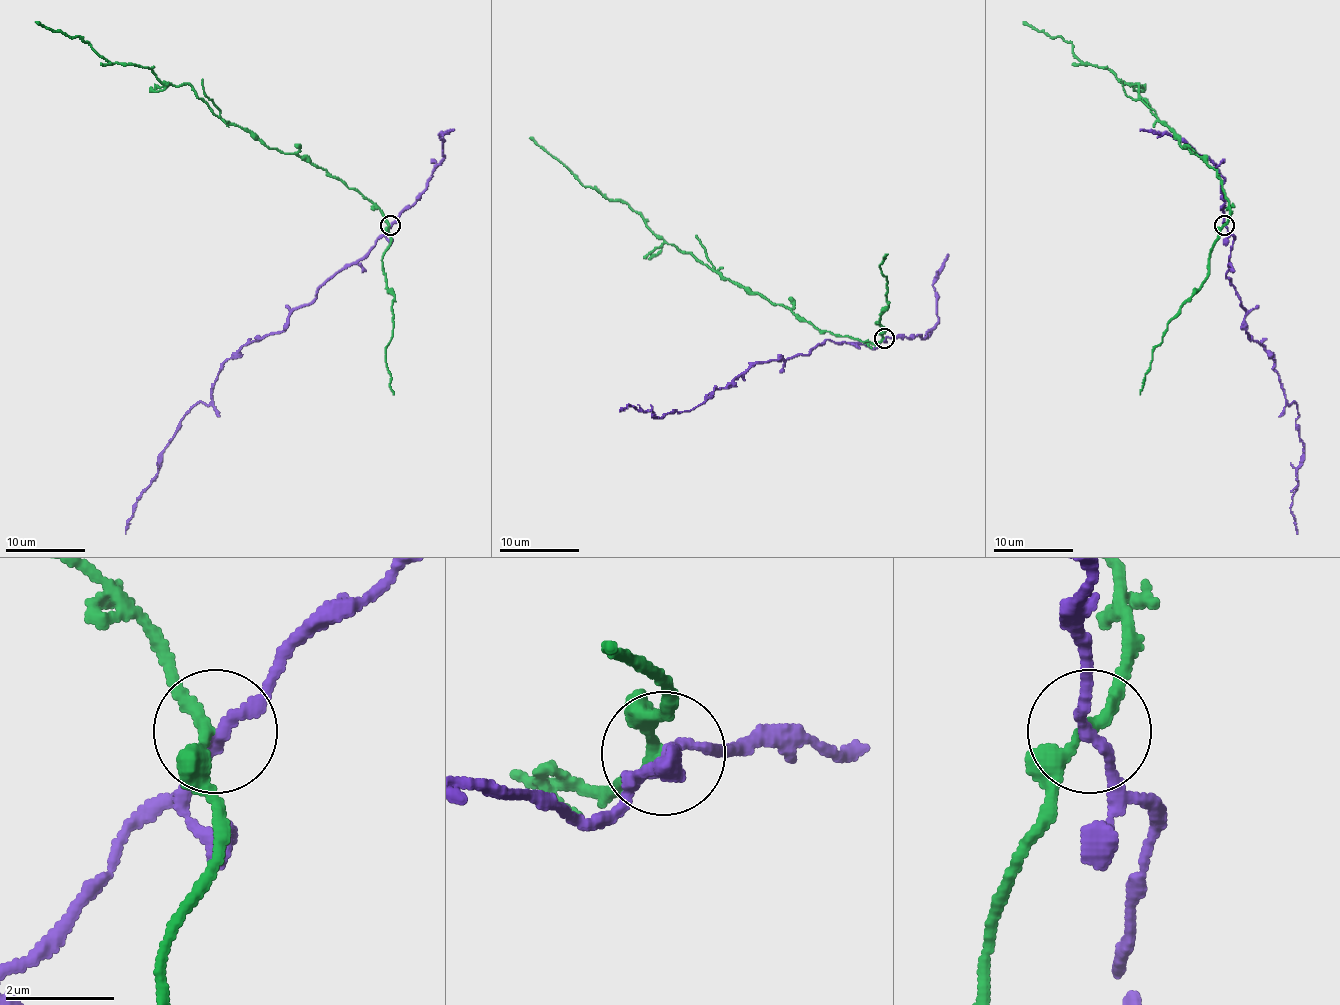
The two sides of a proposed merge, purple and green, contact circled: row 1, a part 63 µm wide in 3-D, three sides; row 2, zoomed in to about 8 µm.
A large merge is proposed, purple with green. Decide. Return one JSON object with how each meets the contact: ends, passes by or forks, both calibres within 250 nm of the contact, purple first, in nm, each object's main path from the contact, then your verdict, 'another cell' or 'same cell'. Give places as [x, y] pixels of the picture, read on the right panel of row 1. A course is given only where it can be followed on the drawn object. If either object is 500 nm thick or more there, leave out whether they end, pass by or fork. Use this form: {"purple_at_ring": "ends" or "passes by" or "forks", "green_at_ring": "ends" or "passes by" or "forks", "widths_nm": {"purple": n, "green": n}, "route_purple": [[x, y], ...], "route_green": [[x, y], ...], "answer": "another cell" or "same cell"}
{"purple_at_ring": "passes by", "green_at_ring": "passes by", "widths_nm": {"purple": 190, "green": 240}, "route_purple": [[1224, 224], [1234, 242], [1226, 276], [1246, 331], [1274, 359], [1298, 411], [1304, 451], [1290, 509], [1298, 533]], "route_green": [[1224, 224], [1230, 204], [1218, 174], [1184, 148], [1137, 84], [1123, 84], [1083, 62], [1069, 42], [1023, 22]], "answer": "another cell"}

